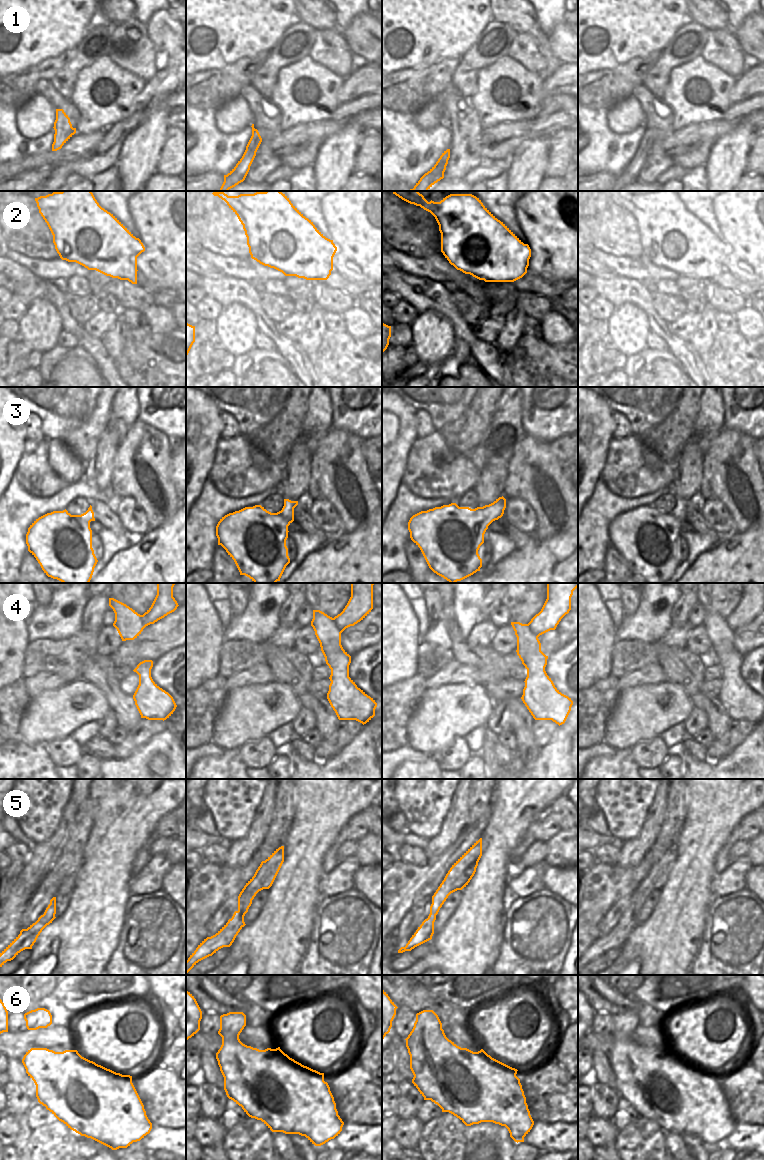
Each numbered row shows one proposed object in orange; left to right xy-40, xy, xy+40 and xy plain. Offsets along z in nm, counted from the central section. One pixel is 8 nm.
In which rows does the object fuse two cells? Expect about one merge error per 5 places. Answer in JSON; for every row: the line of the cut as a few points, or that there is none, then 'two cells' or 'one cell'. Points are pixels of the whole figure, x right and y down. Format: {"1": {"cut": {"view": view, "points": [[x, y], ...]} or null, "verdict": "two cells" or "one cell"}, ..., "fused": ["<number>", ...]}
{"1": {"cut": null, "verdict": "one cell"}, "2": {"cut": null, "verdict": "one cell"}, "3": {"cut": null, "verdict": "one cell"}, "4": {"cut": null, "verdict": "one cell"}, "5": {"cut": null, "verdict": "one cell"}, "6": {"cut": null, "verdict": "one cell"}, "fused": []}

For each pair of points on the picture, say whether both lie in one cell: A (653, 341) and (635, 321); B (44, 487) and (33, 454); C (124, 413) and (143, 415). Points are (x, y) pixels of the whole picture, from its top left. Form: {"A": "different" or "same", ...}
{"A": "different", "B": "same", "C": "different"}

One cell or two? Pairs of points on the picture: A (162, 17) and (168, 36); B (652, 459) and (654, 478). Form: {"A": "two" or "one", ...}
{"A": "one", "B": "two"}

